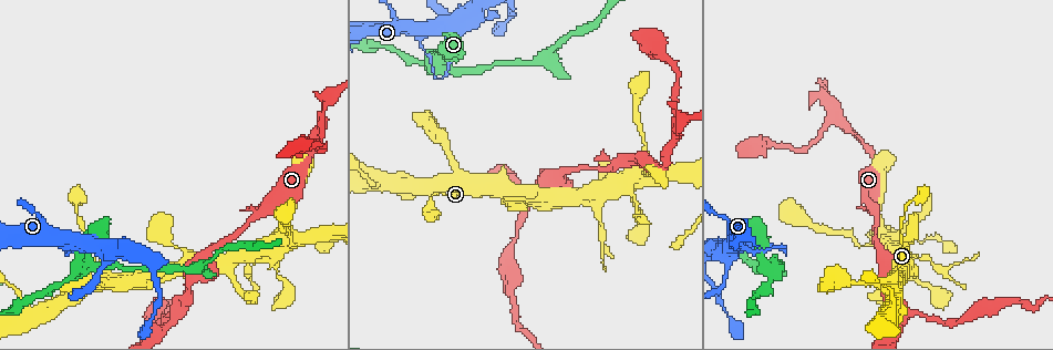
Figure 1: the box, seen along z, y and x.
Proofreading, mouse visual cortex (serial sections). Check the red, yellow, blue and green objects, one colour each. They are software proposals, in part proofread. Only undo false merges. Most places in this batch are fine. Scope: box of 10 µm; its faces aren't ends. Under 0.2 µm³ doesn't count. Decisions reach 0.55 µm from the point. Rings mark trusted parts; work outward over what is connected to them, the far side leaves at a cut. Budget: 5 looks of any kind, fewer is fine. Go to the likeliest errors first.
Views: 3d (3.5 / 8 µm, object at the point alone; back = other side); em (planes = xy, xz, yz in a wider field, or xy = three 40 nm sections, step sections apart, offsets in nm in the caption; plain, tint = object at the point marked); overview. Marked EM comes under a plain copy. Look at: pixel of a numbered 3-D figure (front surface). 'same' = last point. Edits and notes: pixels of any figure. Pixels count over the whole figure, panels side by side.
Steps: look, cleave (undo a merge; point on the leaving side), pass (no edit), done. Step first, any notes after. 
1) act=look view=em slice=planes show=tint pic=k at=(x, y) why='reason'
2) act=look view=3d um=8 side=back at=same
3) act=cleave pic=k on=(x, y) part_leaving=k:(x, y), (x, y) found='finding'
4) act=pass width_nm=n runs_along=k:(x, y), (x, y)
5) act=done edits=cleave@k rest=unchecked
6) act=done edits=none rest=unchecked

act=look view=3d um=3.5 pic=1 at=(909, 314) why='three-way junction'

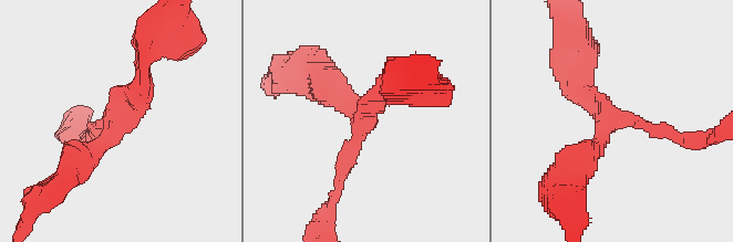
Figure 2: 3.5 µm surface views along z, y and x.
act=look view=em slice=planes show=tint pic=2 at=(612, 118) arms=3 arm_widths_nm=200,250,300

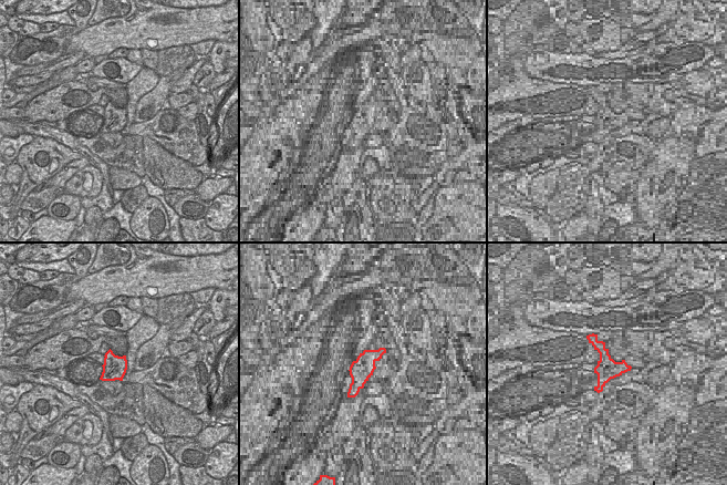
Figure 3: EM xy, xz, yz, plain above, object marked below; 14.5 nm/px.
act=pass runs_along=2:(582, 74), (577, 92), (610, 118), (673, 133) found='continuous, no second cell'

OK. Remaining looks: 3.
act=look view=3d um=3.5 side=back pic=1 at=(78, 265) why='arms part here'

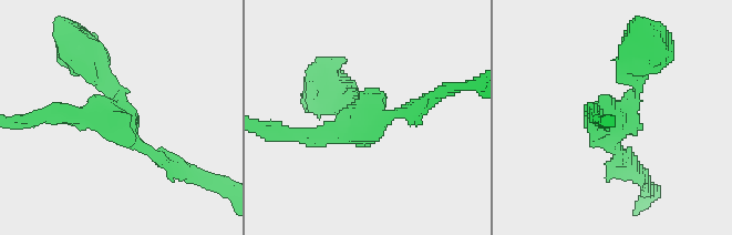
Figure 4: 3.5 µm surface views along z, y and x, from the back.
act=look view=em slice=xy step=1 show=tint pic=4 at=(365, 112)

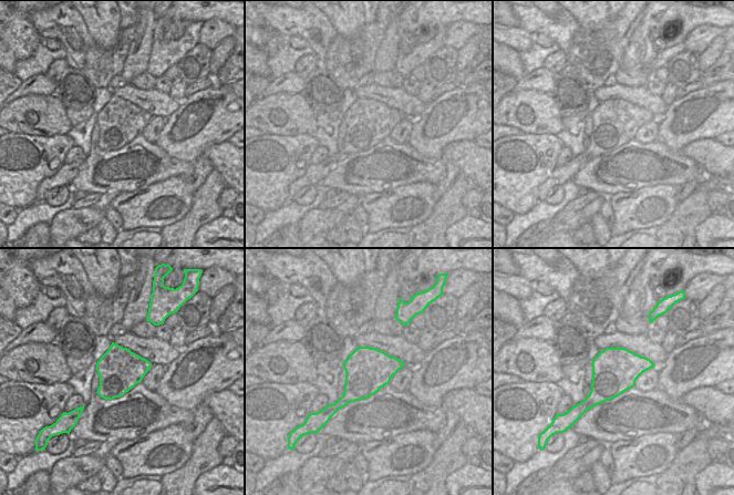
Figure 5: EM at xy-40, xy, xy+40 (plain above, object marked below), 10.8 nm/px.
act=pass arms=3 arm_widths_nm=150,250,350 runs_along=4:(638, 57), (630, 104), (593, 114) found='all the same cell'

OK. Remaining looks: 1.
act=done edits=none rest=unchecked

